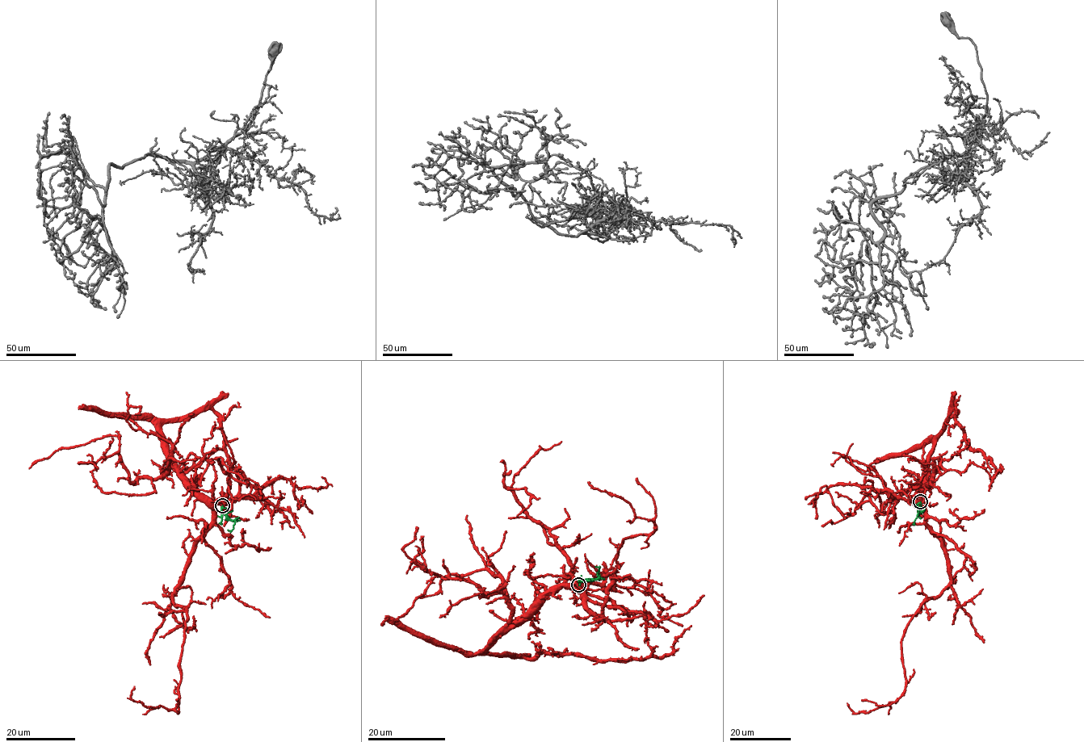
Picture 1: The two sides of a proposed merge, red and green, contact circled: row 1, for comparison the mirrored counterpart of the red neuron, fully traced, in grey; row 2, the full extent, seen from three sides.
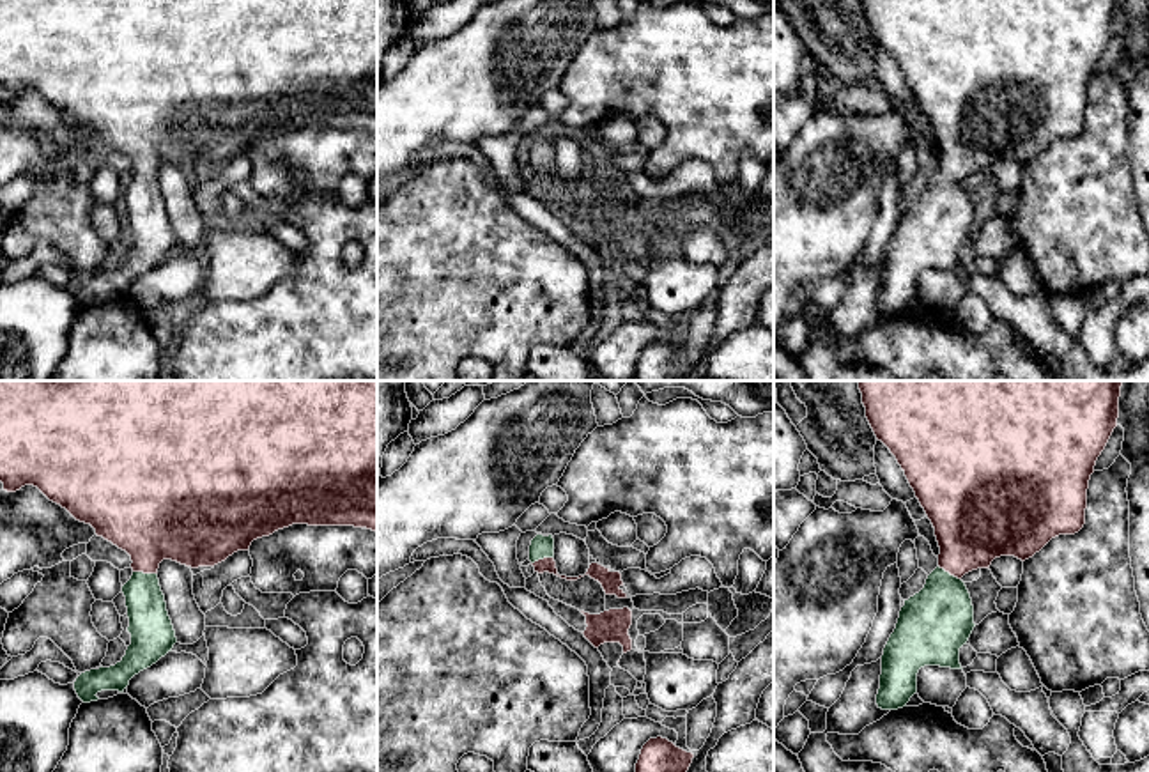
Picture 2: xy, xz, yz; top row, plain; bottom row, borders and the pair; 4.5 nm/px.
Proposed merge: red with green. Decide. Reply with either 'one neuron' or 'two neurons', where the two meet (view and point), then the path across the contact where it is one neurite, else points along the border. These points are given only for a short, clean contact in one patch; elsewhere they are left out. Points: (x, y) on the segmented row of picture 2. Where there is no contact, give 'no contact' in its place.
one neuron | xy (146, 572) | across xy (151, 517), (146, 572), (146, 609), (151, 627)

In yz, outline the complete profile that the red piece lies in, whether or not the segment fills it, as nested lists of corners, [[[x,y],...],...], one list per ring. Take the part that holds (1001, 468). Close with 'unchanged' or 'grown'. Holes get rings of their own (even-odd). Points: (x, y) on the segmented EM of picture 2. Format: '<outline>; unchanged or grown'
[[[859,381],[866,418],[905,471],[940,547],[938,567],[924,588],[905,600],[883,648],[878,708],[906,706],[924,666],[963,669],[960,648],[975,627],[972,598],[961,581],[965,574],[990,568],[1000,556],[1025,561],[1052,538],[1083,528],[1089,480],[1117,427],[1121,386],[1122,381]]]; grown

